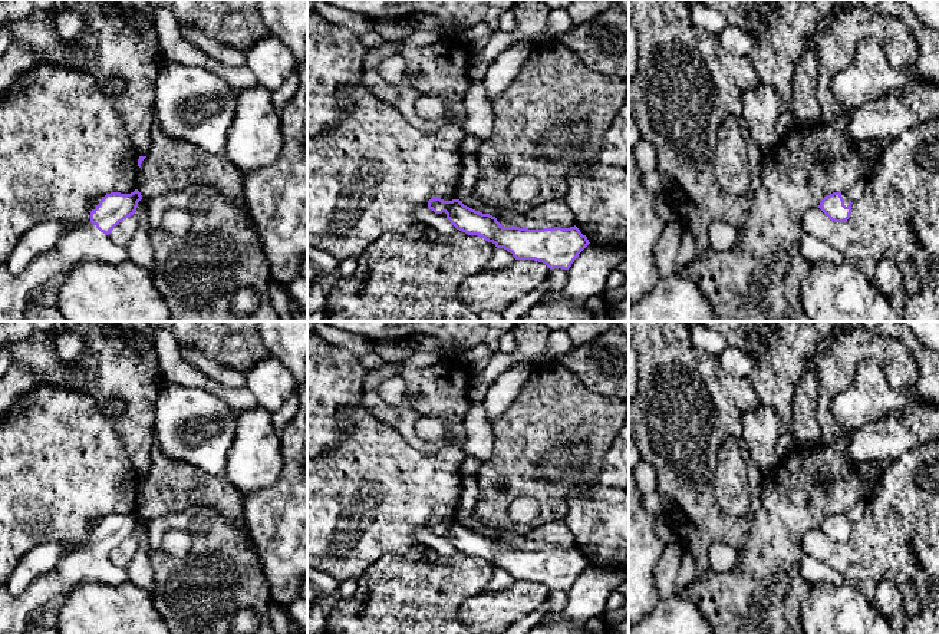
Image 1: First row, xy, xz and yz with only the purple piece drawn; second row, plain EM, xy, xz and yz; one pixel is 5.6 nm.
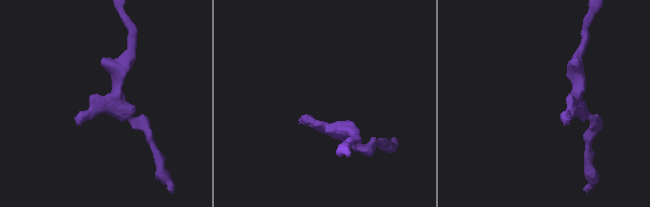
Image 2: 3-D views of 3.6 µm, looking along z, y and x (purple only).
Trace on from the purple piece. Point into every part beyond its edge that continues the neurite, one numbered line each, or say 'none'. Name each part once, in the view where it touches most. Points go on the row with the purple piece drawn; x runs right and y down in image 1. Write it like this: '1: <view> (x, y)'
1: xy (76, 244)

